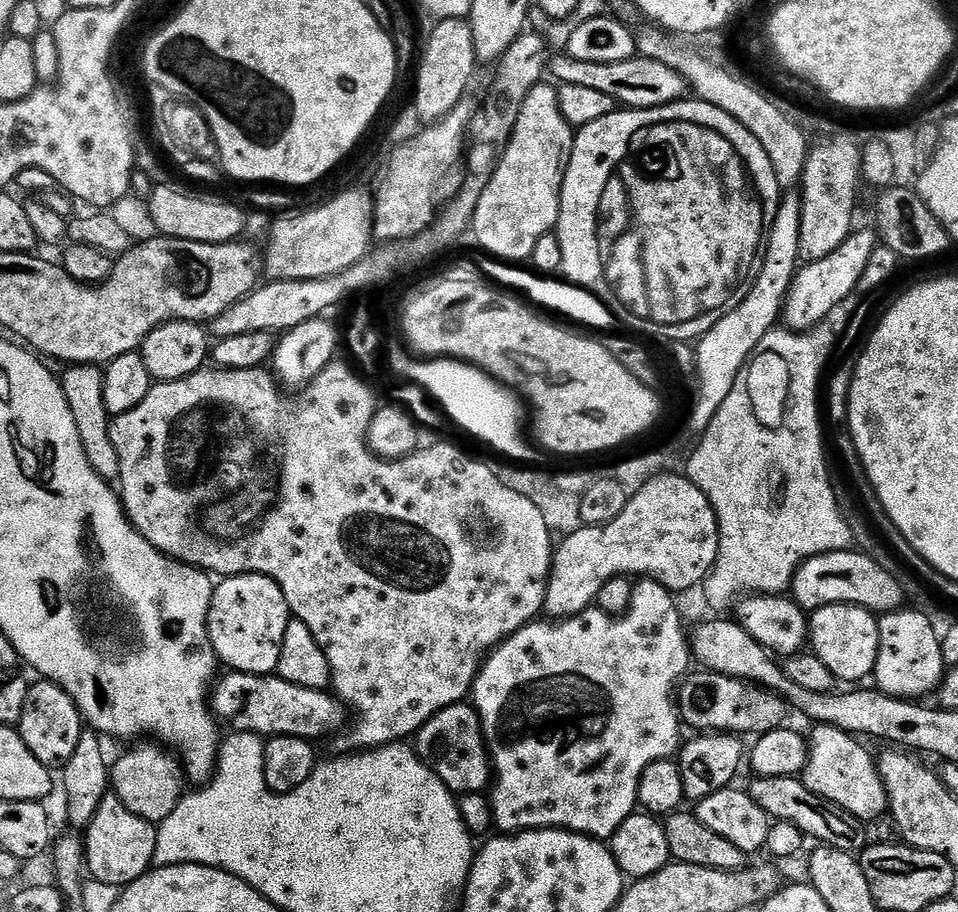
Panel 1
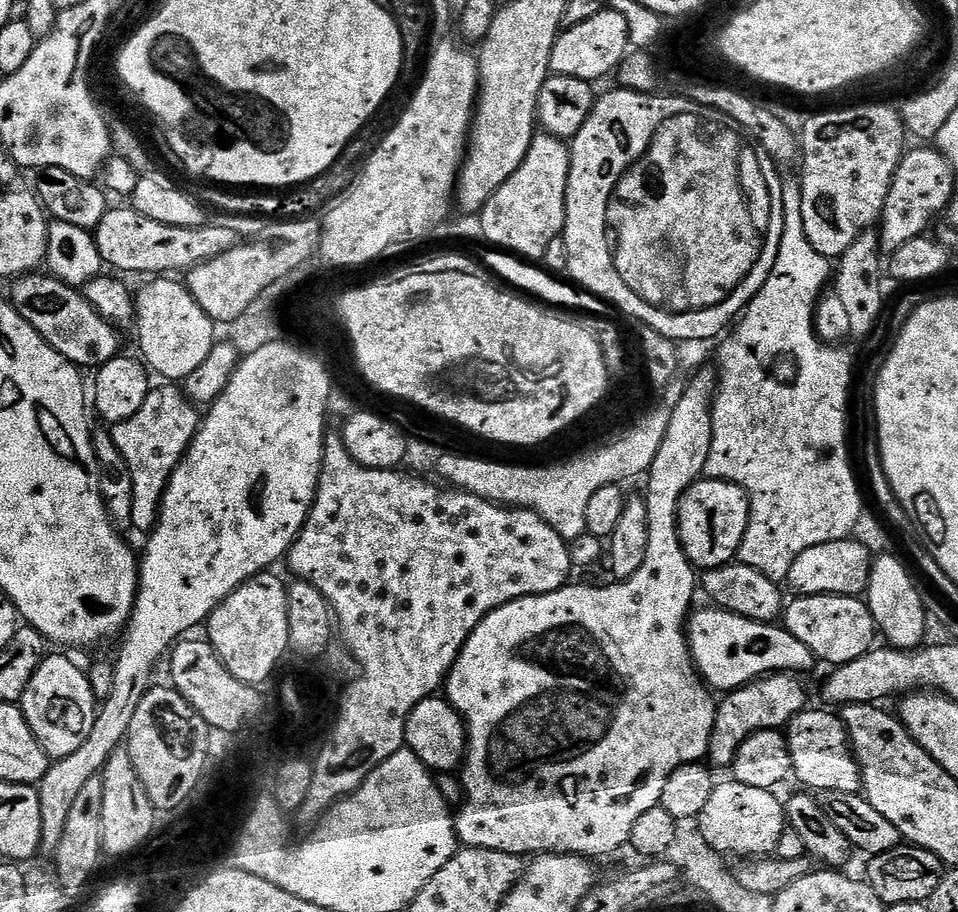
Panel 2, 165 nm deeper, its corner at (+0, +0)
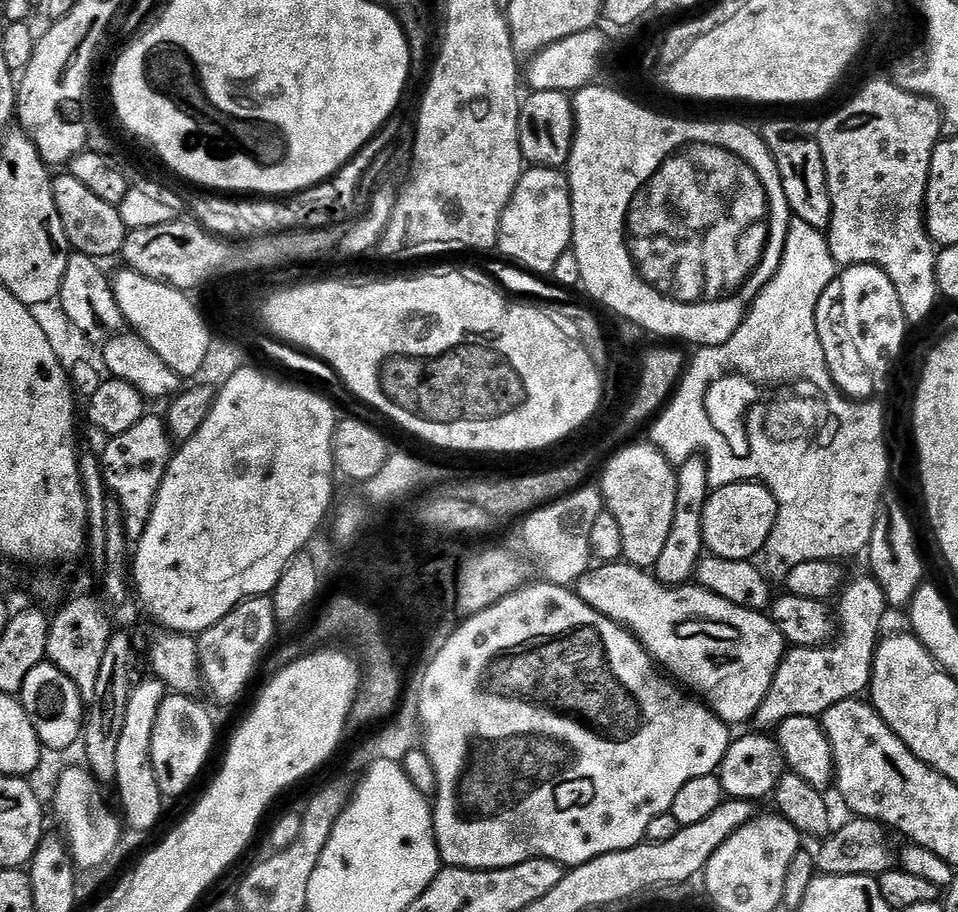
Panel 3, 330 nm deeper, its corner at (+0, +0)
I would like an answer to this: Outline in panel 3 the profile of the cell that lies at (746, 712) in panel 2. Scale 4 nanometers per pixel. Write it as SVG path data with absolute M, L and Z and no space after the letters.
M874 578L868 580L856 580L852 585L839 593L838 601L844 607L844 617L839 617L838 624L844 627L844 641L841 644L825 646L822 648L798 648L793 647L780 662L780 669L776 672L774 682L762 702L762 706L756 712L754 724L760 730L775 730L785 718L798 718L799 716L823 717L826 710L830 710L838 702L851 700L861 695L860 691L869 687L872 678L872 658L876 654L878 641L881 639L880 623L884 620L884 608L886 601L884 591Z

